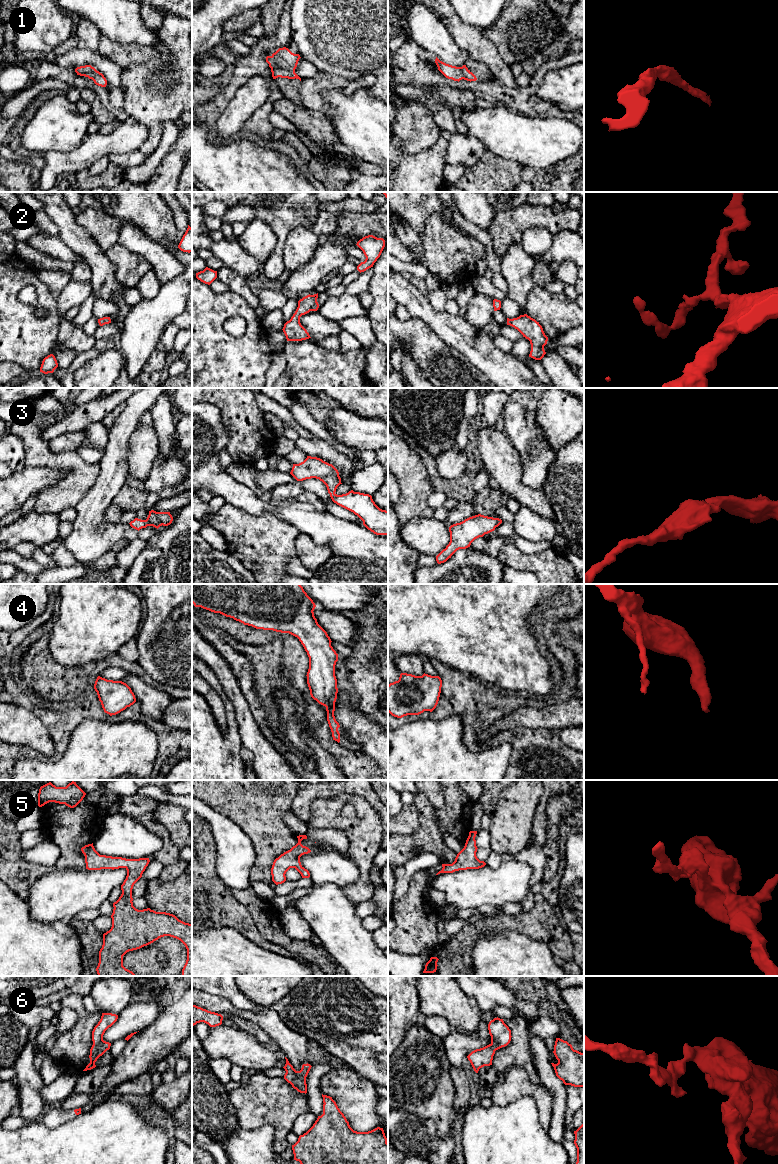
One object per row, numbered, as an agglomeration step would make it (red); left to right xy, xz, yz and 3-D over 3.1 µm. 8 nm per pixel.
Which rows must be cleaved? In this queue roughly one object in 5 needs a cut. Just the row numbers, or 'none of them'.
none of them

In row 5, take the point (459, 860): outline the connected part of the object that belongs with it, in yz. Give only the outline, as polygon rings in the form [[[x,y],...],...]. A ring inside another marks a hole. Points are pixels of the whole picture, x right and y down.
[[[470,831],[469,836],[466,840],[464,848],[457,854],[455,861],[452,864],[442,864],[442,870],[439,871],[436,875],[440,873],[453,873],[459,870],[467,870],[467,869],[479,869],[486,865],[484,861],[480,861],[477,856],[477,846],[476,846],[476,837],[477,831]]]

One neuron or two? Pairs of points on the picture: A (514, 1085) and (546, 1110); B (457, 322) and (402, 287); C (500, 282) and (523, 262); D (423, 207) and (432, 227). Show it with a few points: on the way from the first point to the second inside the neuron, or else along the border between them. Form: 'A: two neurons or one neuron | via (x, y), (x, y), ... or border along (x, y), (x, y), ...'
A: one neuron | via (523, 1086), (530, 1089), (542, 1101)
B: one neuron | via (443, 322), (436, 321), (415, 301)
C: two neurons | border along (500, 257), (500, 271), (506, 282), (506, 293)
D: two neurons | border along (450, 225), (439, 213), (433, 212), (419, 234)

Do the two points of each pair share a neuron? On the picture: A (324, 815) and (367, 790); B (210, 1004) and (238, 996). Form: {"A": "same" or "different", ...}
{"A": "different", "B": "different"}

